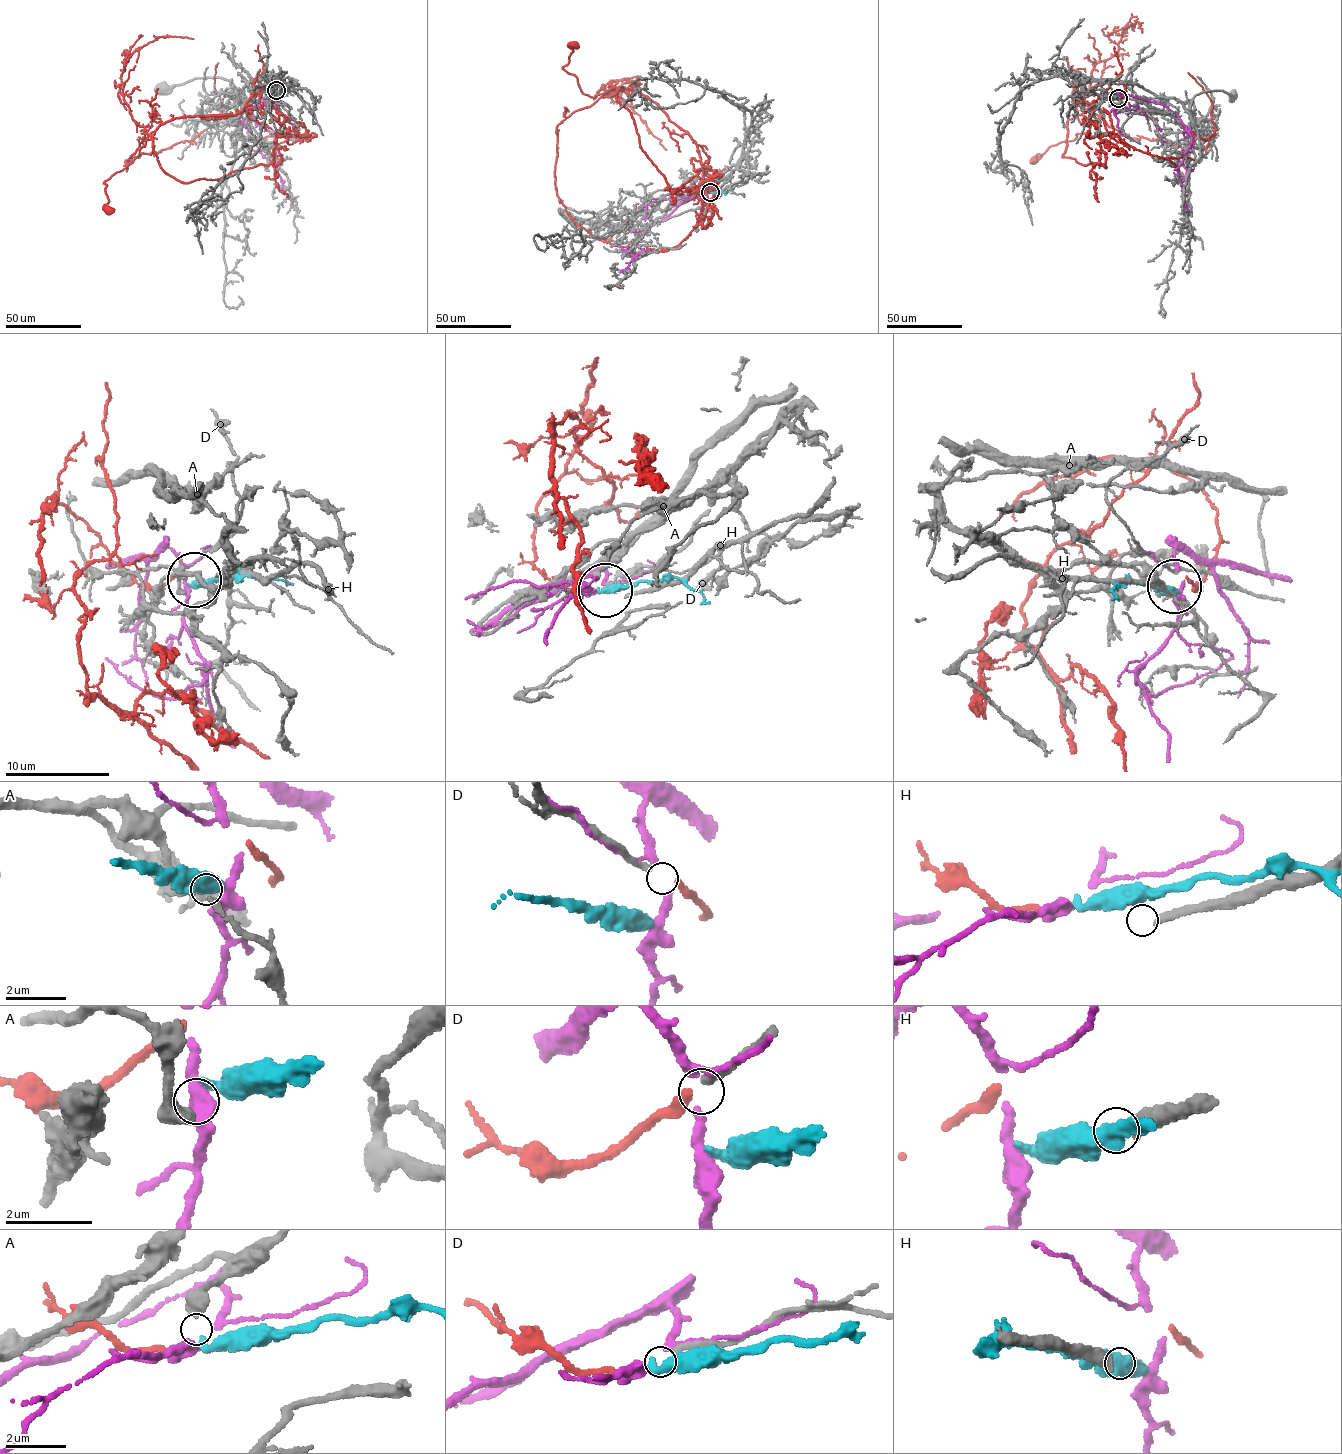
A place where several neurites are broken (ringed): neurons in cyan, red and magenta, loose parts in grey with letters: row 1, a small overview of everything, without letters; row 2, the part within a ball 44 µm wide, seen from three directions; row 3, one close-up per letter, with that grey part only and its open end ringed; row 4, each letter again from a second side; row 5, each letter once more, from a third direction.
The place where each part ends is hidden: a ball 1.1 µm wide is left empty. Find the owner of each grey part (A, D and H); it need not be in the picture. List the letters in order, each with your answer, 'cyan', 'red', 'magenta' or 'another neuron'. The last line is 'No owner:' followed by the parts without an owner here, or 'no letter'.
A: cyan
D: red
H: another neuron
No owner: H

